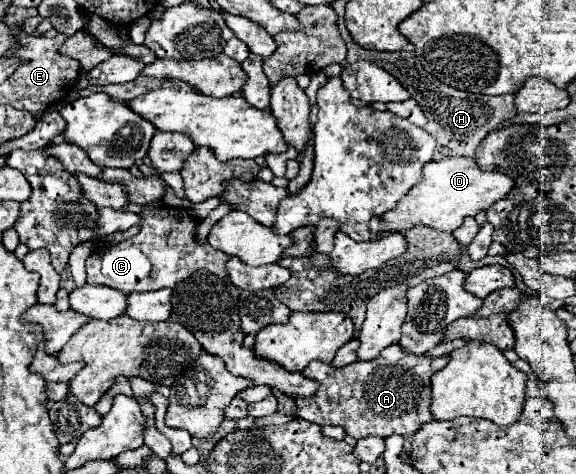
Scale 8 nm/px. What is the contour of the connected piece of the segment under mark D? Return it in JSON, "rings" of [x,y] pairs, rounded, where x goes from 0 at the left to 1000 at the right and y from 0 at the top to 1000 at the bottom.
{"rings":[[[774,329],[760,342],[740,342],[733,367],[736,380],[722,388],[698,422],[691,422],[688,443],[663,456],[663,489],[705,489],[722,473],[785,489],[809,456],[826,456],[833,443],[847,443],[892,397],[892,380],[885,371],[872,363],[840,363],[830,342],[813,329]]]}

